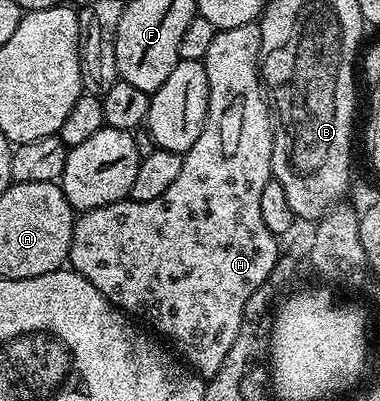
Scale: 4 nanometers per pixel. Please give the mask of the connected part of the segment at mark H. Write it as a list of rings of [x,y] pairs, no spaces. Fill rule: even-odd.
[[[254,22],[234,28],[220,29],[215,34],[214,40],[211,41],[211,47],[208,48],[203,61],[209,83],[207,118],[203,122],[203,130],[199,134],[199,138],[195,138],[195,146],[191,146],[191,150],[183,153],[183,170],[179,170],[179,178],[175,178],[175,182],[171,182],[171,186],[167,186],[167,190],[163,190],[163,194],[159,194],[159,198],[151,198],[151,202],[139,202],[126,198],[114,204],[92,208],[90,212],[81,212],[76,217],[69,247],[68,263],[71,265],[72,271],[87,278],[87,282],[91,282],[91,286],[95,286],[95,290],[102,292],[122,312],[138,321],[146,320],[146,322],[141,322],[148,325],[158,337],[168,341],[172,351],[194,372],[205,378],[213,376],[219,370],[219,366],[223,366],[223,358],[227,358],[227,350],[231,350],[231,342],[235,342],[242,324],[247,319],[245,315],[247,298],[251,298],[251,294],[255,294],[255,290],[259,290],[259,286],[268,284],[269,275],[271,270],[275,270],[279,255],[278,237],[273,236],[271,230],[267,230],[267,226],[263,226],[263,214],[259,214],[259,197],[263,194],[263,186],[267,186],[267,182],[273,175],[273,117],[267,97],[261,87],[260,58],[260,23]]]

